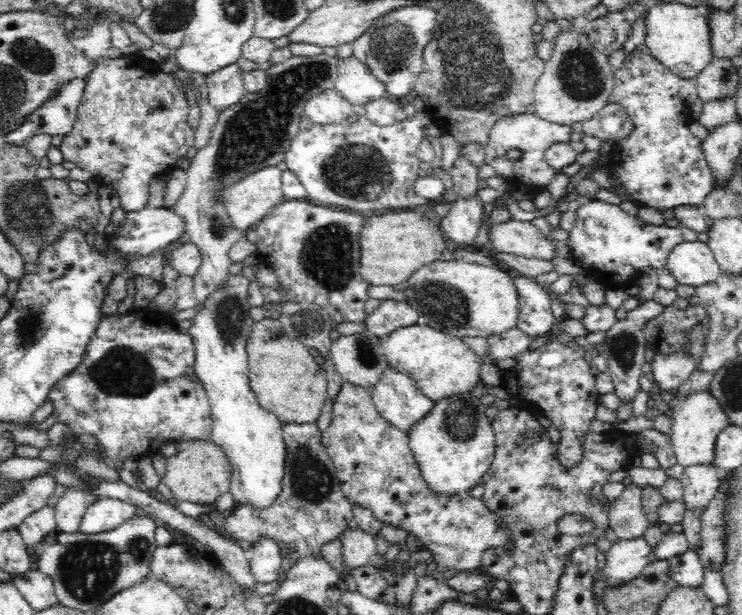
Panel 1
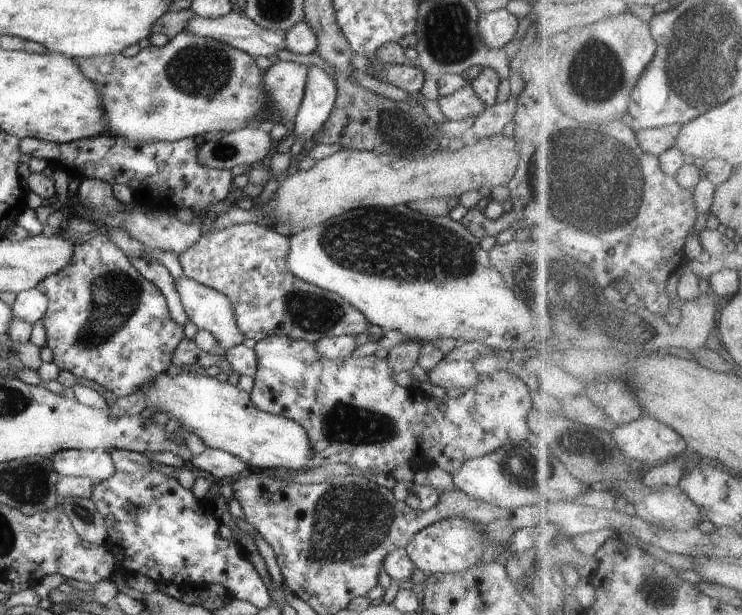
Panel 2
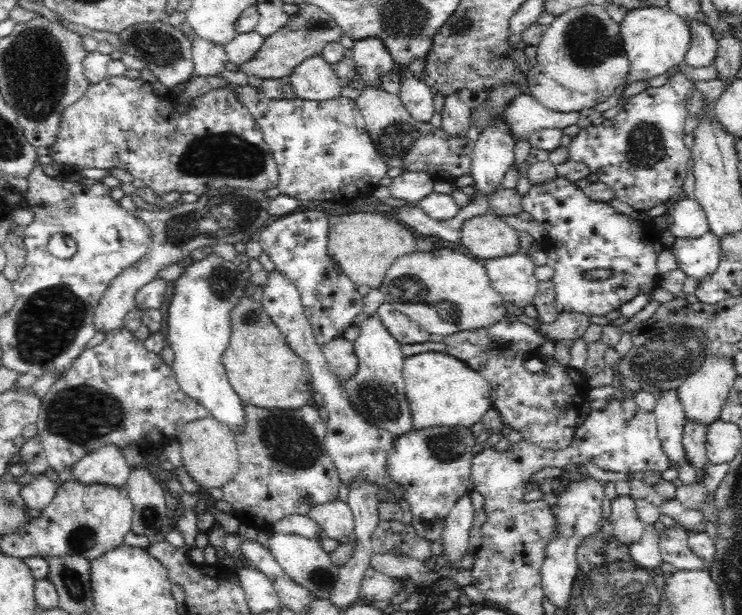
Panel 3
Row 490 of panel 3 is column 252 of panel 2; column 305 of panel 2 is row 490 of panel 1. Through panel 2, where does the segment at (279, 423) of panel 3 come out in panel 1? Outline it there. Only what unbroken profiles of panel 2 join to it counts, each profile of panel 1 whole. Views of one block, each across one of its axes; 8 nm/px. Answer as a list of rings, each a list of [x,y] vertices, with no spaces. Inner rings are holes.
[[[283,422],[282,432],[286,444],[282,492],[268,508],[255,508],[251,504],[236,506],[233,514],[226,518],[224,536],[233,541],[244,540],[251,545],[262,538],[286,544],[290,554],[281,563],[281,570],[287,571],[299,558],[323,558],[321,546],[338,539],[354,524],[353,506],[340,489],[336,466],[328,457],[316,423]]]

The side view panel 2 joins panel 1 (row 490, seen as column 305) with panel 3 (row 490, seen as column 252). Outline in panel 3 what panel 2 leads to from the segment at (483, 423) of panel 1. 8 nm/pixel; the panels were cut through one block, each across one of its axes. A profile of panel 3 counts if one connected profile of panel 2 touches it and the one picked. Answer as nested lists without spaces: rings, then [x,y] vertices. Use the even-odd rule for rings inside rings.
[[[431,426],[412,429],[396,437],[389,452],[388,475],[405,491],[404,500],[411,506],[416,535],[430,541],[440,539],[446,518],[456,502],[472,489],[471,469],[477,444],[470,427]]]

